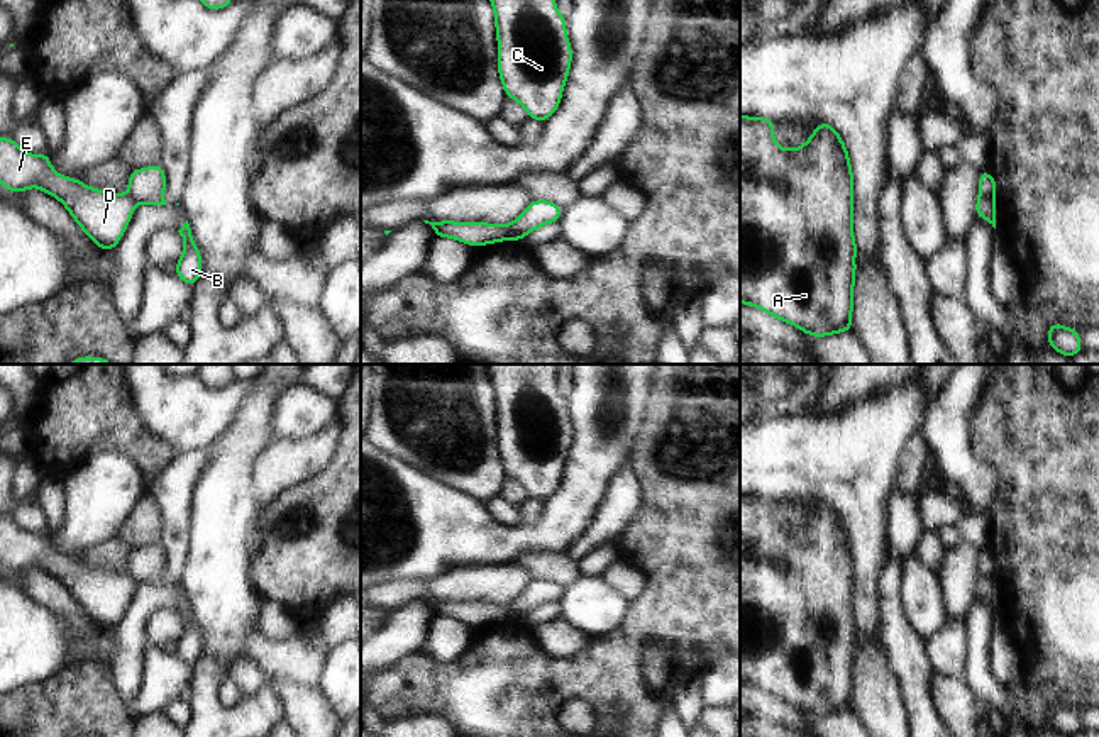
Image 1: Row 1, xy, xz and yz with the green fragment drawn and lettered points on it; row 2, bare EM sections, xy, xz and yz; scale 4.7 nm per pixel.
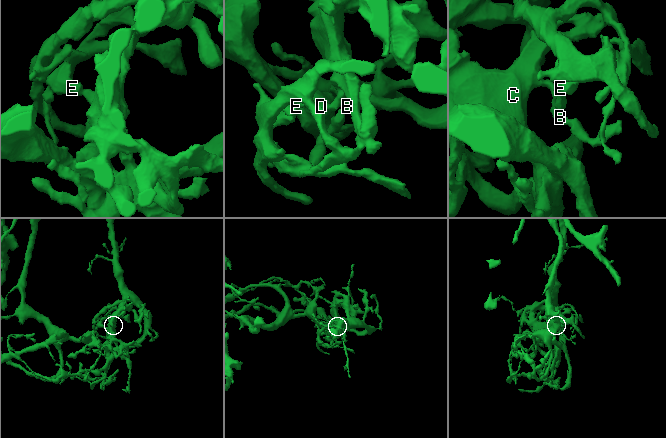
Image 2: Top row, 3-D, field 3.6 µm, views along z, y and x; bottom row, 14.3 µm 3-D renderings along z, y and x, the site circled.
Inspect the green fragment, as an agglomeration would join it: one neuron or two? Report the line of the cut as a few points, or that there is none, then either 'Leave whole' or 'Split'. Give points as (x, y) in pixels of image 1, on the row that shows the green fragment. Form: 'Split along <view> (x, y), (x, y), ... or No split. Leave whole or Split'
Split along xz (510, 224), (507, 238). Split.

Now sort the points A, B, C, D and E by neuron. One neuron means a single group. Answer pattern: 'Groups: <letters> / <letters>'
Groups: A B C / D E.

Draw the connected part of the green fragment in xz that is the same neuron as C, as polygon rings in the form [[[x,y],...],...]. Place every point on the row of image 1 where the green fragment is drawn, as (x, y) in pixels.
[[[555,0],[489,2],[501,86],[508,98],[525,108],[528,119],[544,122],[562,100],[572,63],[566,17],[555,8]]]

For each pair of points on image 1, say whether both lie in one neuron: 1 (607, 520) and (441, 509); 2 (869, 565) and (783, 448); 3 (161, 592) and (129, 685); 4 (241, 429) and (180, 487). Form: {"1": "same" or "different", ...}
{"1": "different", "2": "same", "3": "same", "4": "different"}

